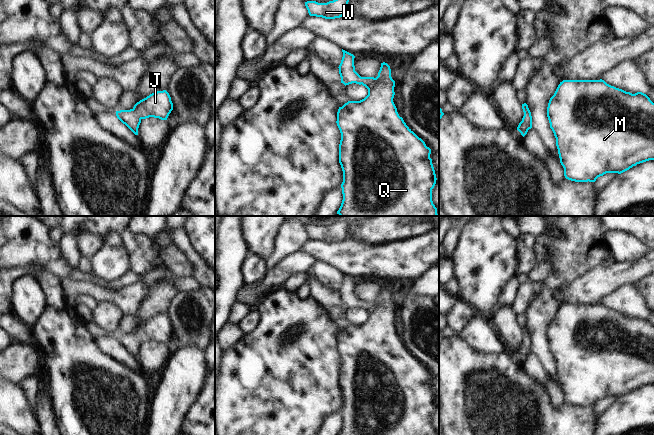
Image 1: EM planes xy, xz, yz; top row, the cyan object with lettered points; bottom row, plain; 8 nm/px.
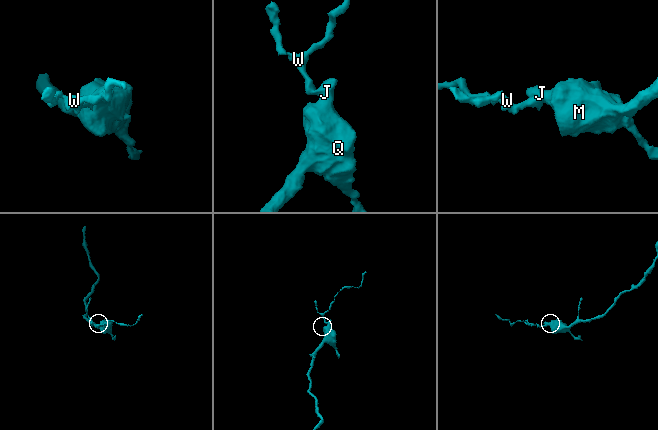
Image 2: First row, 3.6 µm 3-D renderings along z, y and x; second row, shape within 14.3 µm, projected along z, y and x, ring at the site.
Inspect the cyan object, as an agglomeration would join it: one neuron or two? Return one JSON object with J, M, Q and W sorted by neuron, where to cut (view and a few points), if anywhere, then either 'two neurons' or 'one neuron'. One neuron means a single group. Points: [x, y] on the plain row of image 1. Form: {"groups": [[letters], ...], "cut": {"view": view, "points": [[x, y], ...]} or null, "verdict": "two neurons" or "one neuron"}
{"groups": [["J", "M", "Q", "W"]], "cut": null, "verdict": "one neuron"}

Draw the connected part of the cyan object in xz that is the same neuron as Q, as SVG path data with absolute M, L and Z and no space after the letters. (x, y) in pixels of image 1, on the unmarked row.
M342 273L339 289L341 307L345 310L356 307L368 313L368 319L360 325L348 325L337 336L337 350L341 357L339 387L343 395L341 408L343 424L338 435L437 435L432 425L432 413L436 398L430 382L431 373L419 362L399 340L393 326L395 305L390 290L381 287L378 300L361 301L354 290L355 280Z

